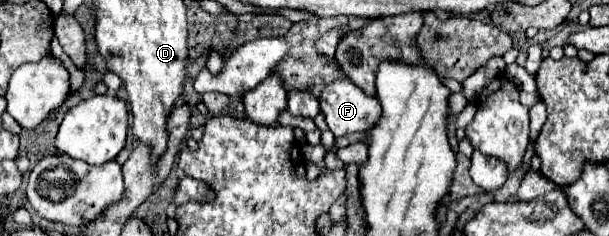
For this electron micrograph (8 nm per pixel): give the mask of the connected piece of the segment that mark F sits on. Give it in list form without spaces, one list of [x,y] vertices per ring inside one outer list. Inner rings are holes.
[[[336,78],[324,86],[320,94],[320,112],[324,114],[334,138],[352,132],[366,132],[382,114],[380,102],[364,94],[364,90],[354,86],[348,78]]]

